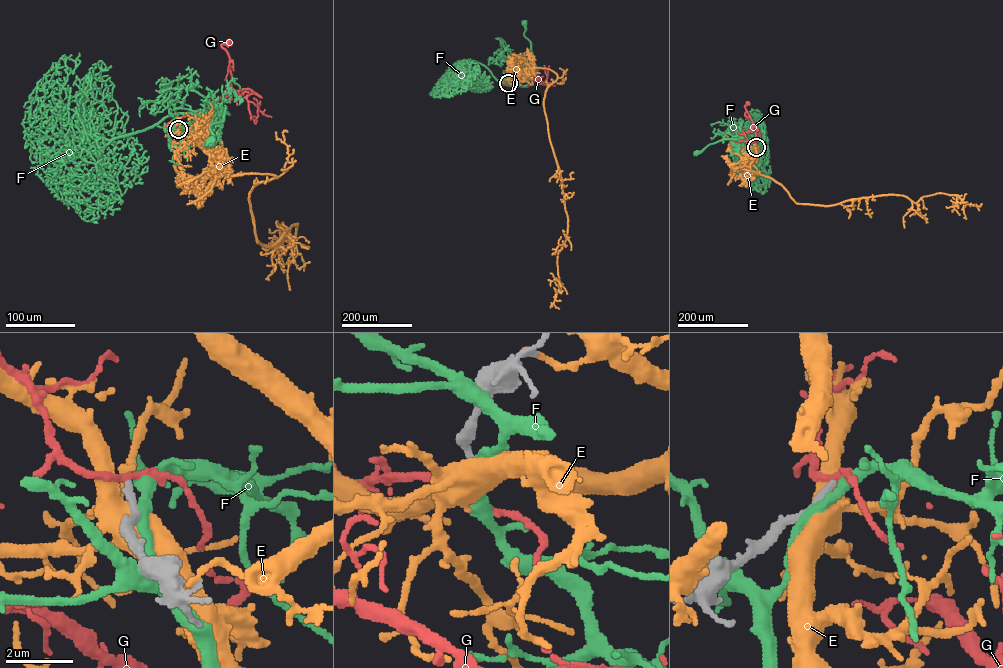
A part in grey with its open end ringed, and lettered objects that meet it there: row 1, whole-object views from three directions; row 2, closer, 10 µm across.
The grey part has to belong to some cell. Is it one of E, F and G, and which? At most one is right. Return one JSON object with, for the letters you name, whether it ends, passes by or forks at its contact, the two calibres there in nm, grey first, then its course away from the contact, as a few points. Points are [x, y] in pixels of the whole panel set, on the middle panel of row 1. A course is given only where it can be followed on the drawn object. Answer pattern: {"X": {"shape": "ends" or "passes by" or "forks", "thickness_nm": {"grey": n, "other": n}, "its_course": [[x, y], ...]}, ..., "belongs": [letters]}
{"belongs": []}

